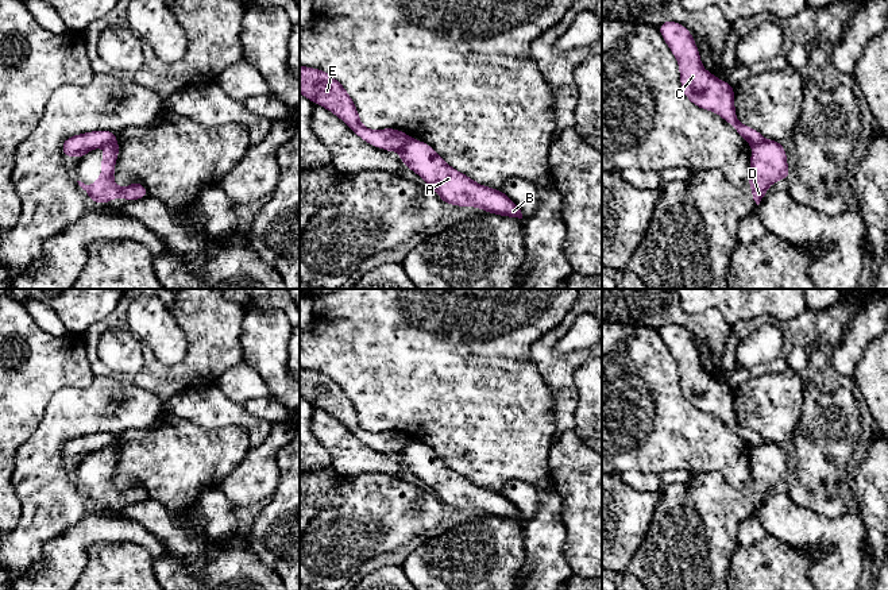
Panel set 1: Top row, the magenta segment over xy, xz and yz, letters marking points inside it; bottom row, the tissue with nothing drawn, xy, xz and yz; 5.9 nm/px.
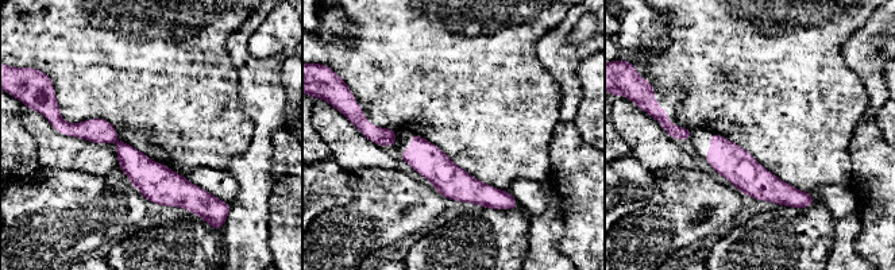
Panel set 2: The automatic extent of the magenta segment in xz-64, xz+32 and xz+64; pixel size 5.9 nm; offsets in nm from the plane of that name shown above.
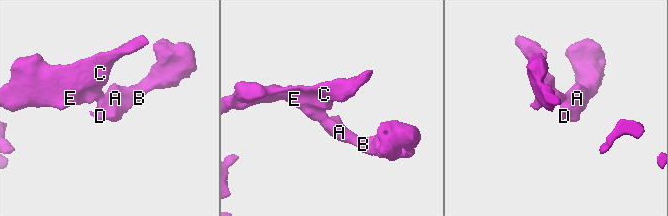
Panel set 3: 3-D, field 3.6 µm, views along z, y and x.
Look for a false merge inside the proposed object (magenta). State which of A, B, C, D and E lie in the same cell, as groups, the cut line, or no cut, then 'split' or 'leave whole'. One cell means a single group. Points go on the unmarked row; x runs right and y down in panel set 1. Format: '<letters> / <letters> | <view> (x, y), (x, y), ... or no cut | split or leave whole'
A B D / C E | xz (409, 439), (408, 444), (398, 454) | split

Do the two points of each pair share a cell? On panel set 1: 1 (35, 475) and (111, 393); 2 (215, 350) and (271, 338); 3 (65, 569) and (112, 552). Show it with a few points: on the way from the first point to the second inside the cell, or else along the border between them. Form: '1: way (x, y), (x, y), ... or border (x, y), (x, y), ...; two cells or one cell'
1: way (42, 452), (81, 412), (88, 411); one cell
2: border (244, 313), (240, 335), (242, 361); two cells
3: border (111, 542), (88, 547), (78, 575); two cells

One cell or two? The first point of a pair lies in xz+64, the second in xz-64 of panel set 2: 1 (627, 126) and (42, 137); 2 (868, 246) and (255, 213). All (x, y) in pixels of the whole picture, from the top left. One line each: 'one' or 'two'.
1: one
2: two

